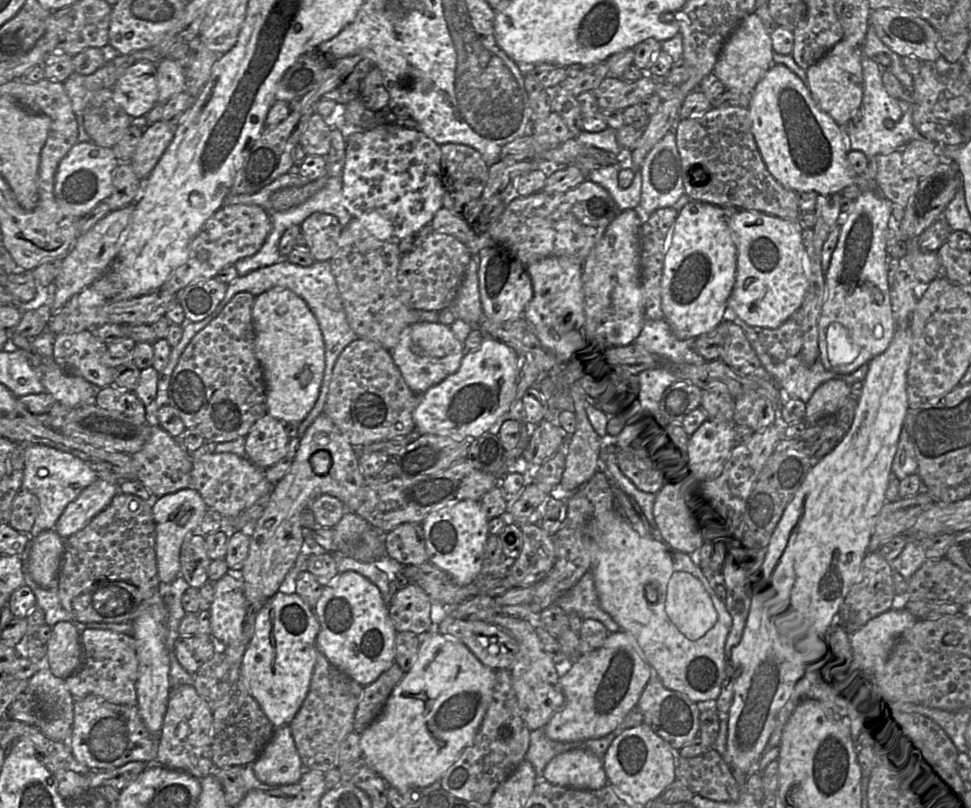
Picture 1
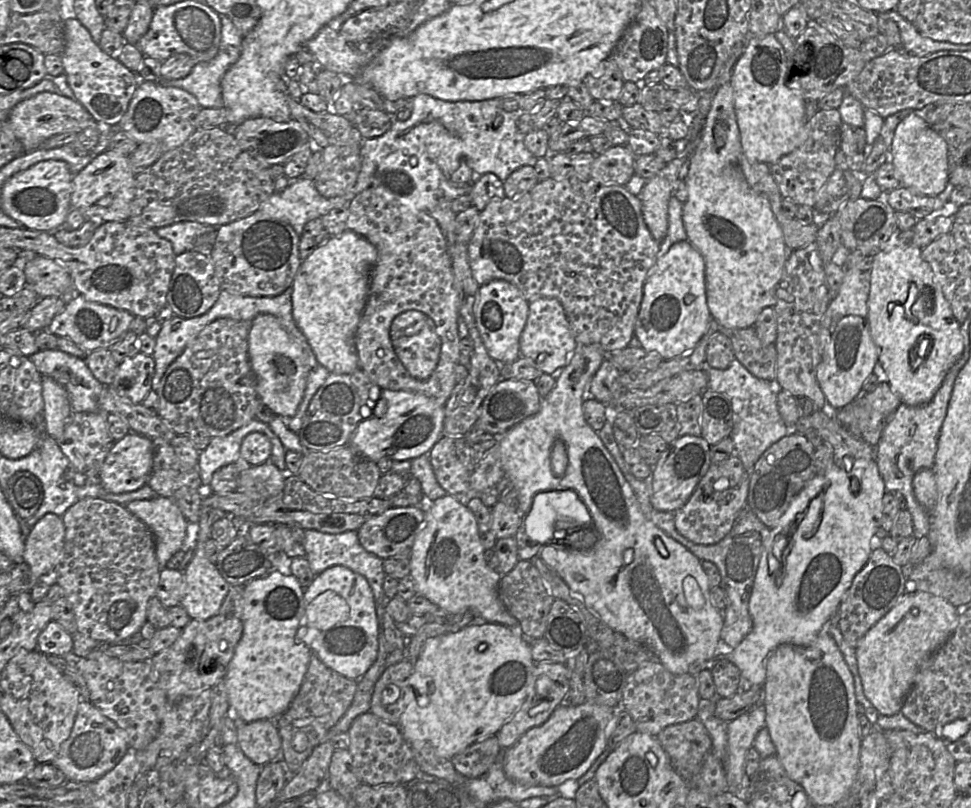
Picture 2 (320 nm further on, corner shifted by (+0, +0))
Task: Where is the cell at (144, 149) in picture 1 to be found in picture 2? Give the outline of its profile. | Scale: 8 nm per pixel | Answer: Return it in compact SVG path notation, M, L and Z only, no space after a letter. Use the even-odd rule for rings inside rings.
M107 149L74 175L71 207L81 211L88 219L96 219L100 222L126 221L131 215L136 191L135 182L136 175L130 167L129 155Z

